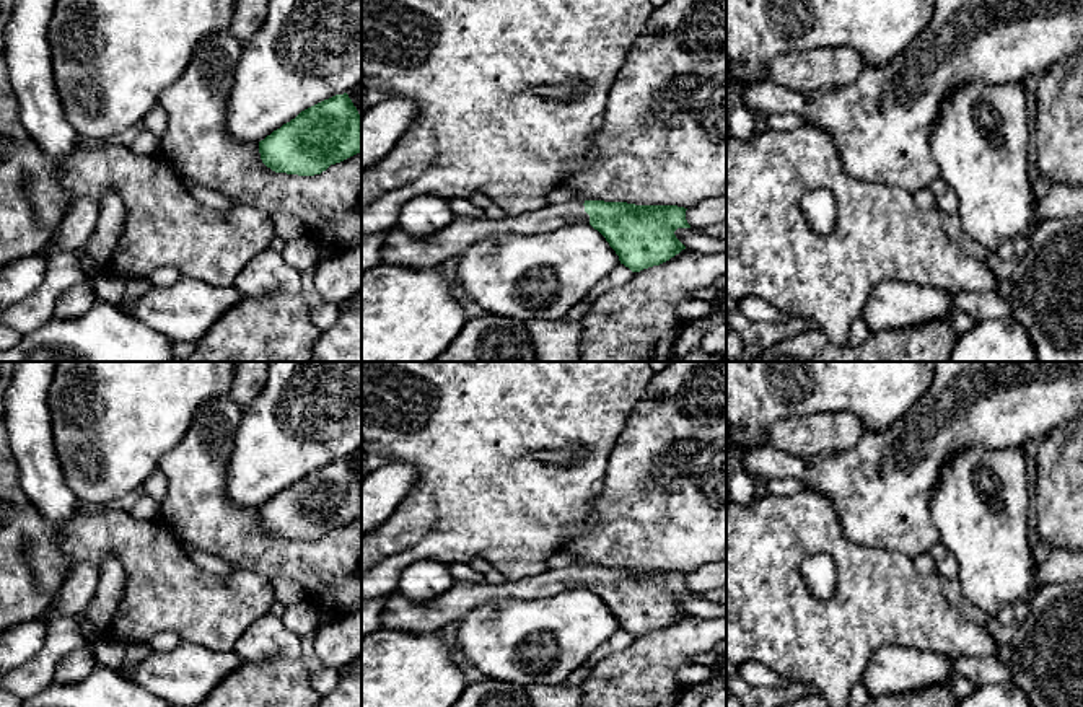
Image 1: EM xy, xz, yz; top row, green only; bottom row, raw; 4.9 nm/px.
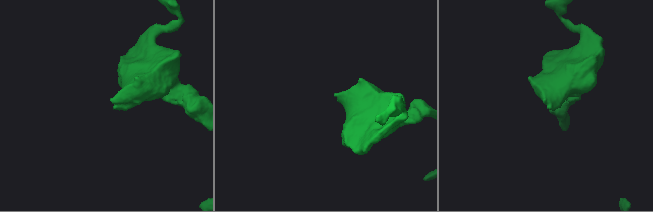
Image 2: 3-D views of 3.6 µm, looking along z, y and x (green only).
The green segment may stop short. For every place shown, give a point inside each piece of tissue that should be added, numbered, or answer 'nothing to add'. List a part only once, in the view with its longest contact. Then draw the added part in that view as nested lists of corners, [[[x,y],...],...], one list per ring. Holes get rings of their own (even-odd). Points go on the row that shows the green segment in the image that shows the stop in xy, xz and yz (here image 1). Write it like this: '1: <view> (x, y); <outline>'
1: xz (401, 248); [[[583,200],[546,205],[523,215],[503,218],[454,217],[443,230],[430,236],[412,236],[399,225],[386,231],[381,261],[412,269],[445,264],[472,243],[495,235],[539,235],[565,225],[590,223]]]

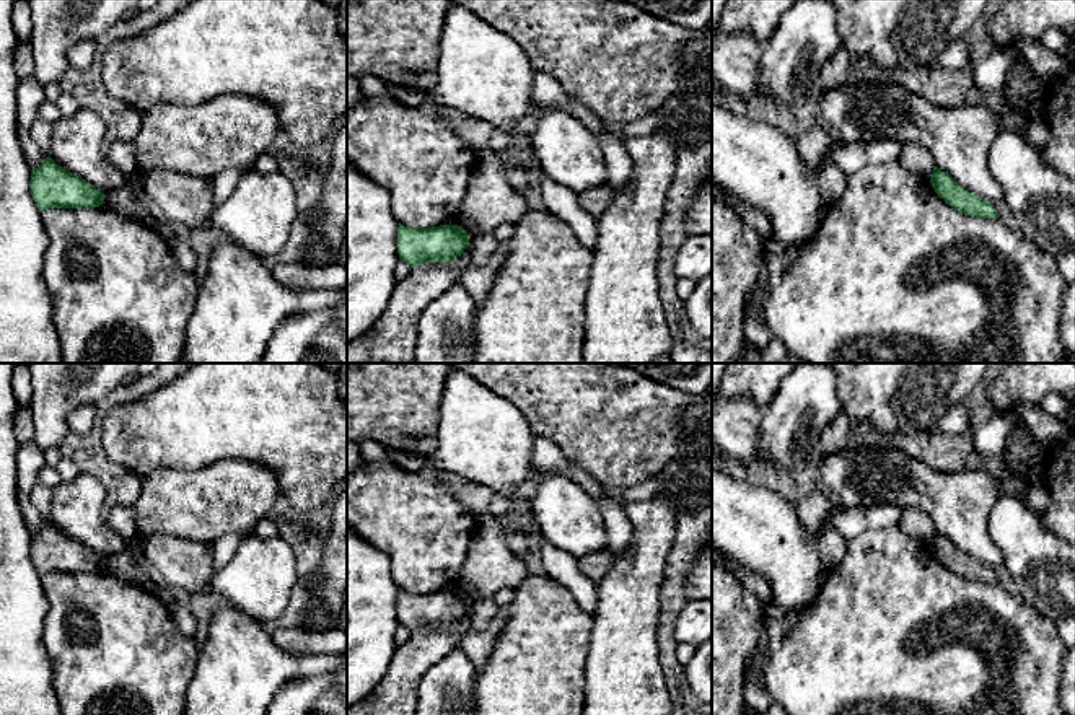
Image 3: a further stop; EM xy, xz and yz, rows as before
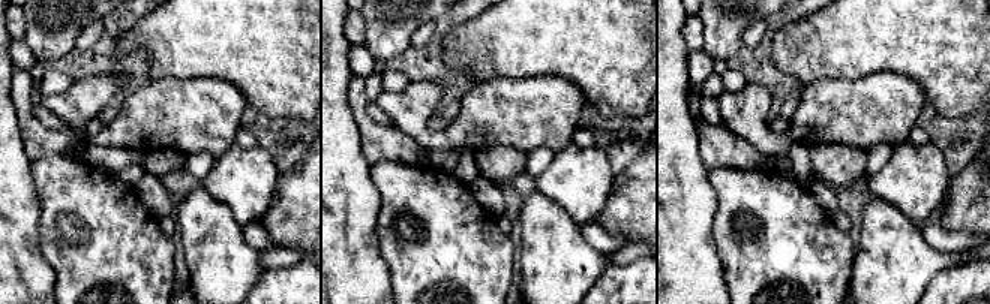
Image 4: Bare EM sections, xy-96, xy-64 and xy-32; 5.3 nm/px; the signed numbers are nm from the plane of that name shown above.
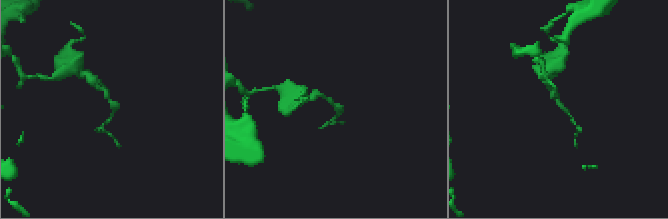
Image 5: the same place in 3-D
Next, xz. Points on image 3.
nothing to add

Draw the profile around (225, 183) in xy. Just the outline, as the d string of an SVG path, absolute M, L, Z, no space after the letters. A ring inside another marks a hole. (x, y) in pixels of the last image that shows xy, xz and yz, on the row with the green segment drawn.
M225 169L212 179L212 182L213 182L213 202L217 207L220 204L223 204L231 195L231 192L238 186L241 176L243 176L243 173L239 173L236 169Z

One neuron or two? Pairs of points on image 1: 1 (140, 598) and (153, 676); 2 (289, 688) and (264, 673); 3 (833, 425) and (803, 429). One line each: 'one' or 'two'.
1: two
2: one
3: one

